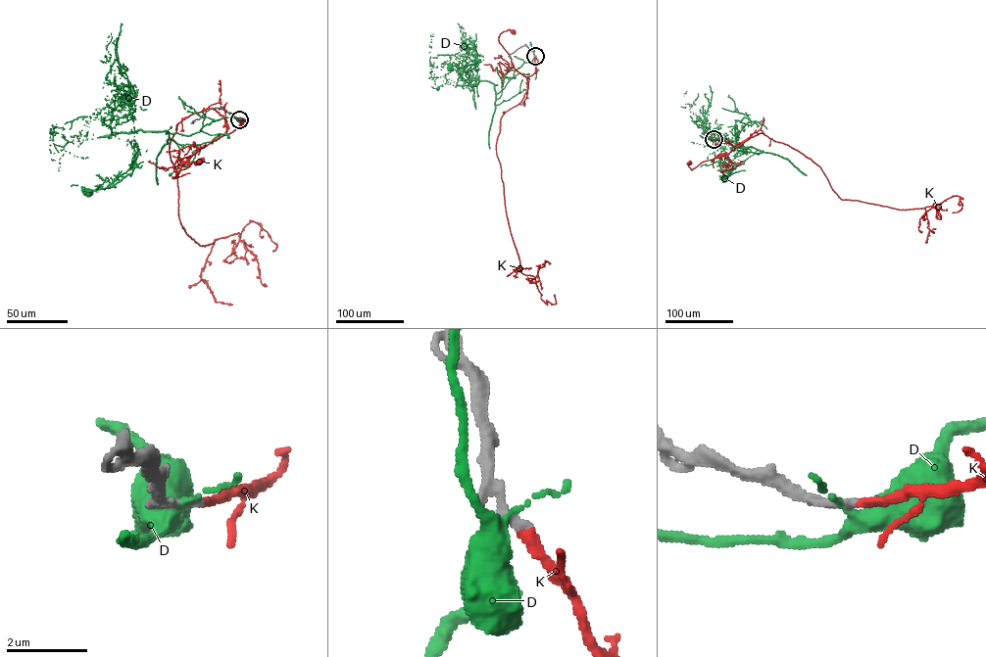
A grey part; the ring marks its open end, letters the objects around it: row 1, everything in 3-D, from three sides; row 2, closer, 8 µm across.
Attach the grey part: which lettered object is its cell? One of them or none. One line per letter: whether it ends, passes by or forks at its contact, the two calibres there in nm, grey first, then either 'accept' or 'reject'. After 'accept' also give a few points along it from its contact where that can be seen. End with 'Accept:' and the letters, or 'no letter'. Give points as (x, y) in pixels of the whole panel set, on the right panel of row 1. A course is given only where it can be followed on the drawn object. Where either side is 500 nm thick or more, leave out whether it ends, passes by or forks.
D: it forks there; 340 nm thick on the grey side, 280 nm on the other; reject
K: it ends there; 240 nm thick on the grey side, 240 nm on the other; accept; it runs (714, 139), (729, 143), (734, 149), (728, 154), (703, 161), (692, 169), (689, 163)
Accept: K

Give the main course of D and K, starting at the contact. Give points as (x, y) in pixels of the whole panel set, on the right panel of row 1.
D: (714, 139), (751, 147), (716, 139), (719, 160), (728, 170), (724, 180)
K: (714, 139), (729, 143), (734, 149), (728, 154), (703, 161), (692, 169), (689, 163)

